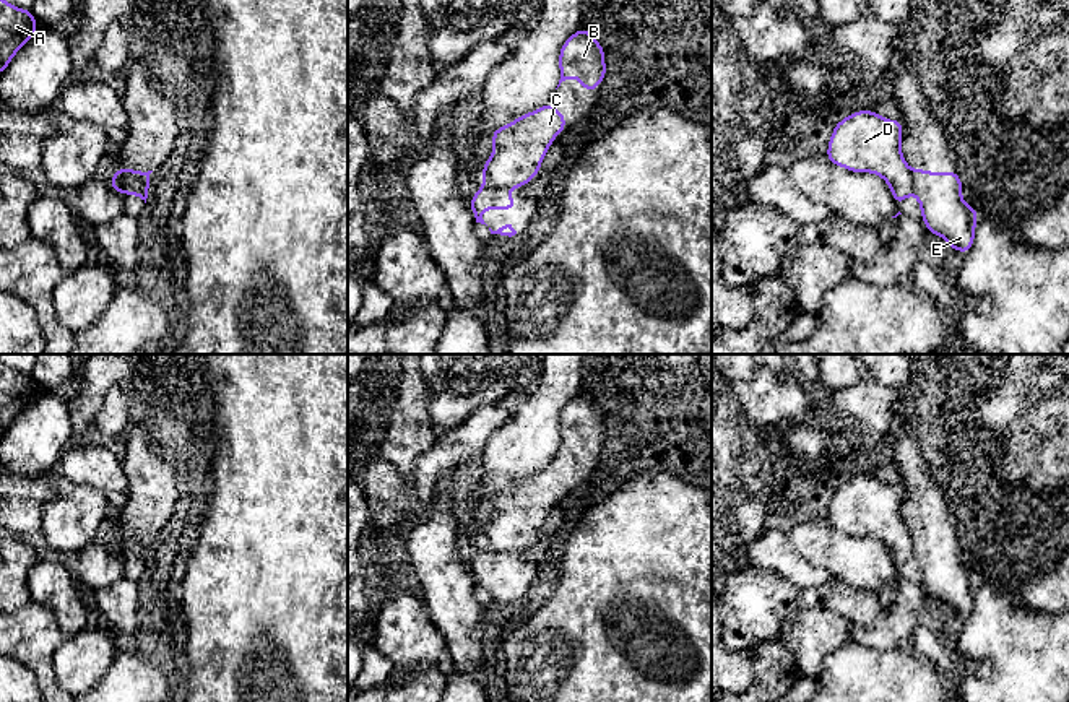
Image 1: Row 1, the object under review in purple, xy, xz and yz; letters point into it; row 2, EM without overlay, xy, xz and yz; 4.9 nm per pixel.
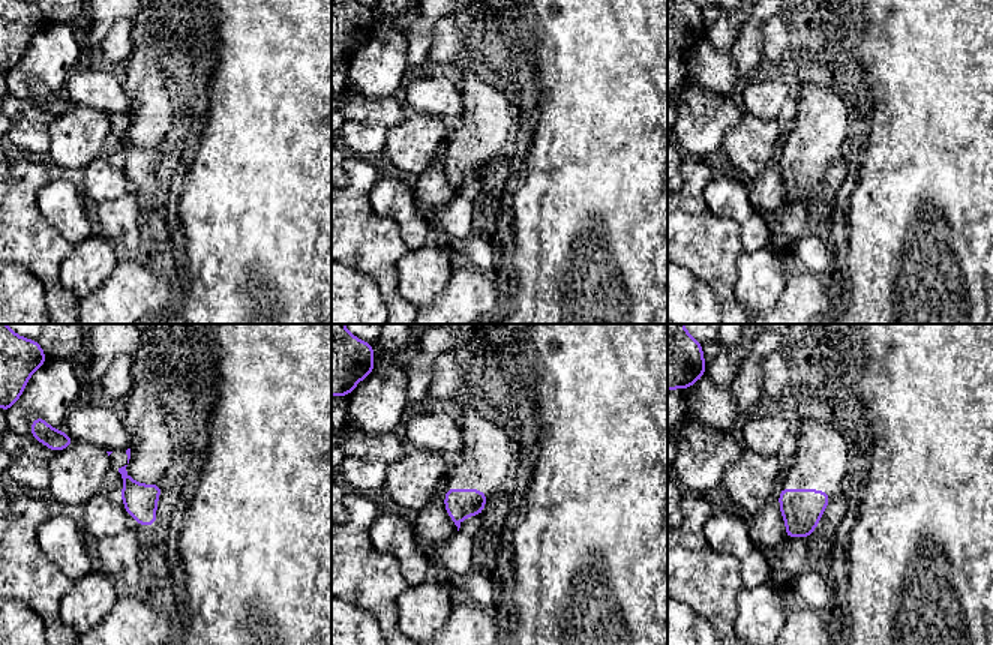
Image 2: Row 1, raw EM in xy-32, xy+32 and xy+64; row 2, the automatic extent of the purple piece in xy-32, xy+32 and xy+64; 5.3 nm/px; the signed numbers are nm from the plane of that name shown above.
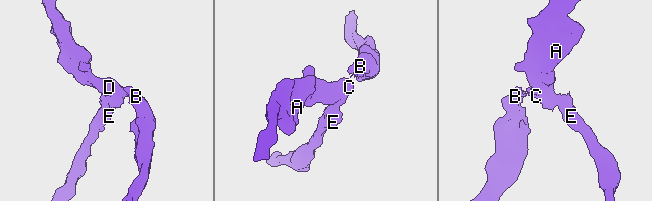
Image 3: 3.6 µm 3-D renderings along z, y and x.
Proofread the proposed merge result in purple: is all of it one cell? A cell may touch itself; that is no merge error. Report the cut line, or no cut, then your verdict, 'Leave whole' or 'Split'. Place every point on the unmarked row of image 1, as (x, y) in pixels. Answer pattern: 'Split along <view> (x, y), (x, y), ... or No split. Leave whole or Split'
Split along xy (138, 535), (125, 543), (124, 558). Split

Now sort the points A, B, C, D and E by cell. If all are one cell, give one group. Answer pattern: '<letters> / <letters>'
A B C D / E

